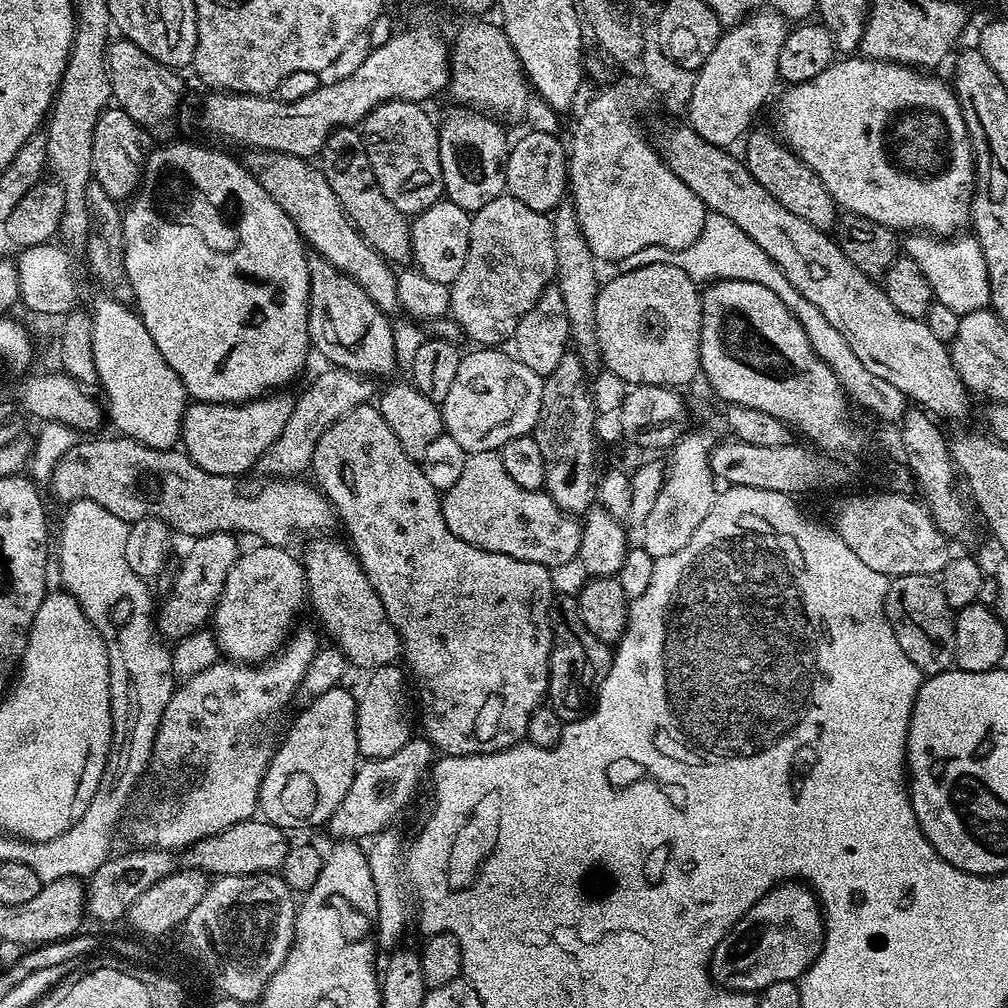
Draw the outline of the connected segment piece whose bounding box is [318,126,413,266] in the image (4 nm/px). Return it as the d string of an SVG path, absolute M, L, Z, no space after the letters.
M352 126L336 128L321 148L318 162L344 213L362 233L364 240L389 263L409 265L413 261L411 219L398 210L378 186L361 131Z

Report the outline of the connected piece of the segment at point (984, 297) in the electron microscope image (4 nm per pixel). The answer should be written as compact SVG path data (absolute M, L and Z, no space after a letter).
M928 234L905 236L908 237L903 237L902 240L903 255L914 258L922 274L926 274L926 282L930 282L935 303L947 306L959 316L977 312L991 305L986 258L982 258L982 246L978 246L975 236L971 234L960 234L955 238L933 238Z

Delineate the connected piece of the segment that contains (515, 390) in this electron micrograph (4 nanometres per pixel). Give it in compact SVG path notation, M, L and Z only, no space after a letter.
M477 347L477 352L461 355L458 374L454 383L450 385L450 391L446 394L442 411L444 413L444 432L466 453L494 452L504 447L510 438L527 436L535 429L538 422L538 414L542 406L542 386L544 377L534 374L530 366L522 366L515 355L508 356L499 347Z

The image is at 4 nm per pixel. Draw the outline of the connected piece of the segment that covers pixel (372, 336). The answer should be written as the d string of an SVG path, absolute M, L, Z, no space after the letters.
M309 255L308 273L308 338L311 347L315 351L317 348L331 367L345 368L369 378L390 375L396 368L396 336L388 321L391 319L381 312L362 286L345 276L342 270L330 266L326 258Z

